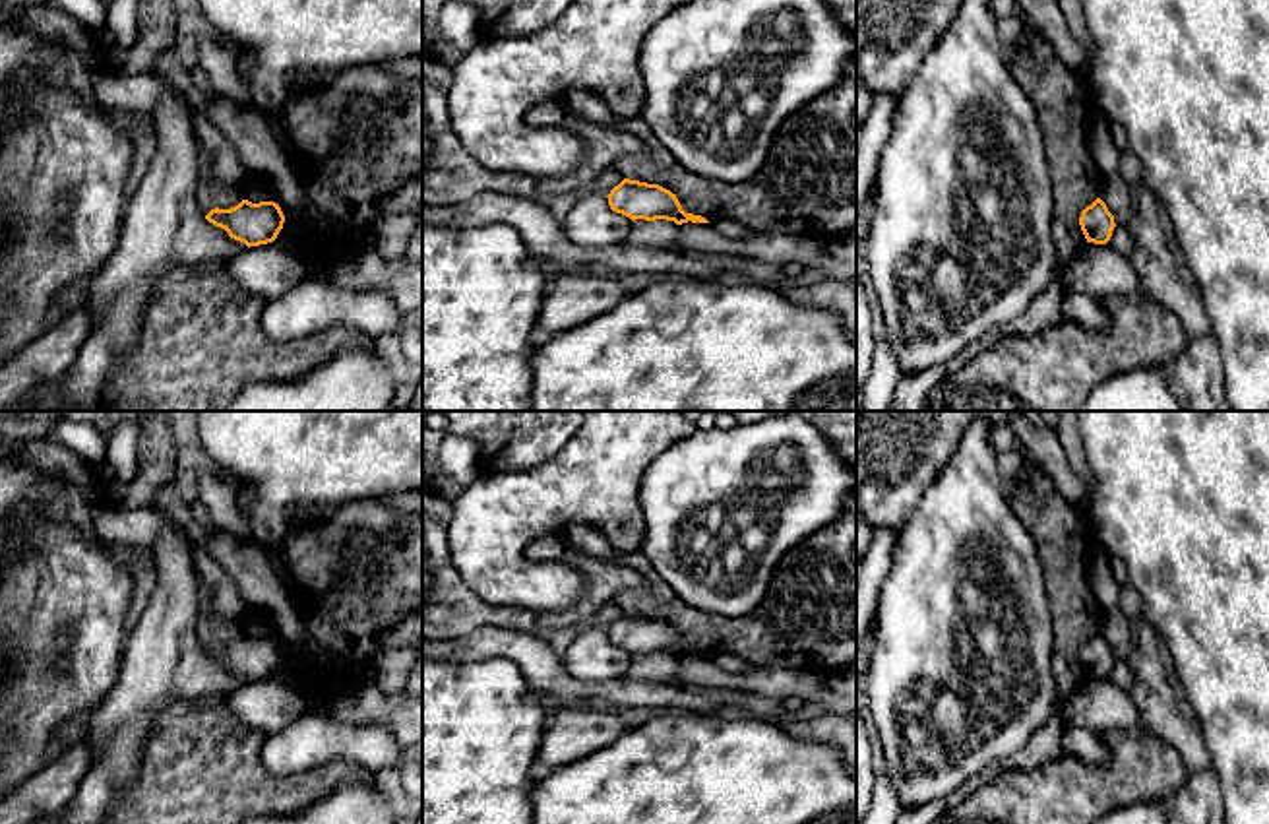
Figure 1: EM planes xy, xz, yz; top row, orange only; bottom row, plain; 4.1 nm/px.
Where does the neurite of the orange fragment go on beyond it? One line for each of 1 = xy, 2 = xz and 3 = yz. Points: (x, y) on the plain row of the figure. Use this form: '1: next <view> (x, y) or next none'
1: next none
2: next none
3: next none

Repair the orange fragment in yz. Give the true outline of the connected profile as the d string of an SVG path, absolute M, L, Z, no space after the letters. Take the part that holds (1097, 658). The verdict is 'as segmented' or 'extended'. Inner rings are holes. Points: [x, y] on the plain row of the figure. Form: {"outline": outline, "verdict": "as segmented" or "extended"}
{"outline": "M1100 632L1081 646L1079 659L1087 677L1095 679L1106 679L1116 661L1114 650Z", "verdict": "as segmented"}

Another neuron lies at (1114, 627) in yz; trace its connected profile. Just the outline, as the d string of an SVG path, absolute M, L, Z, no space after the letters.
M1120 607L1112 613L1102 615L1099 632L1106 638L1112 650L1131 648L1133 630Z

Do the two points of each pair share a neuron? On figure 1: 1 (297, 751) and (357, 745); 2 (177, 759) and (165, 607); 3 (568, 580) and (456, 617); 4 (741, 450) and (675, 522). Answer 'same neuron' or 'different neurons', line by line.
1: same neuron
2: different neurons
3: different neurons
4: same neuron

